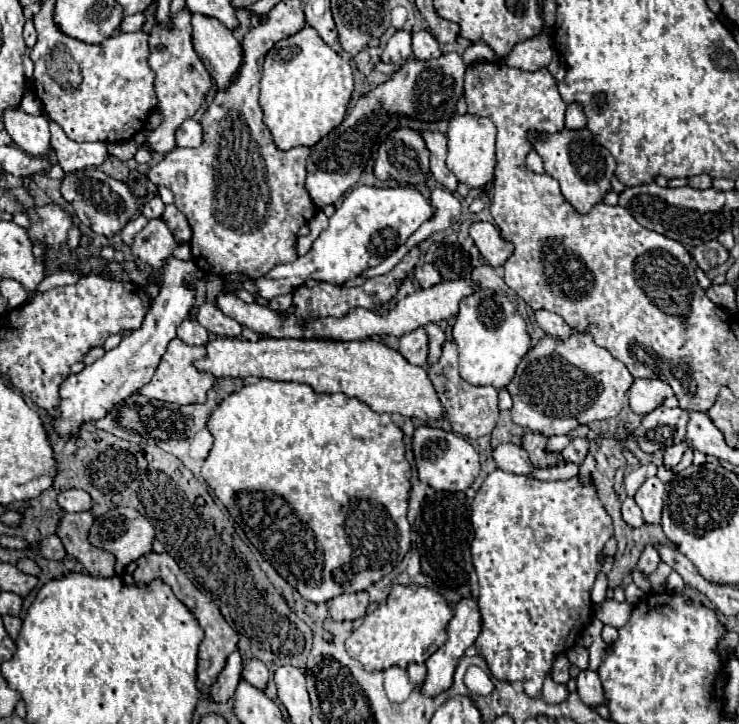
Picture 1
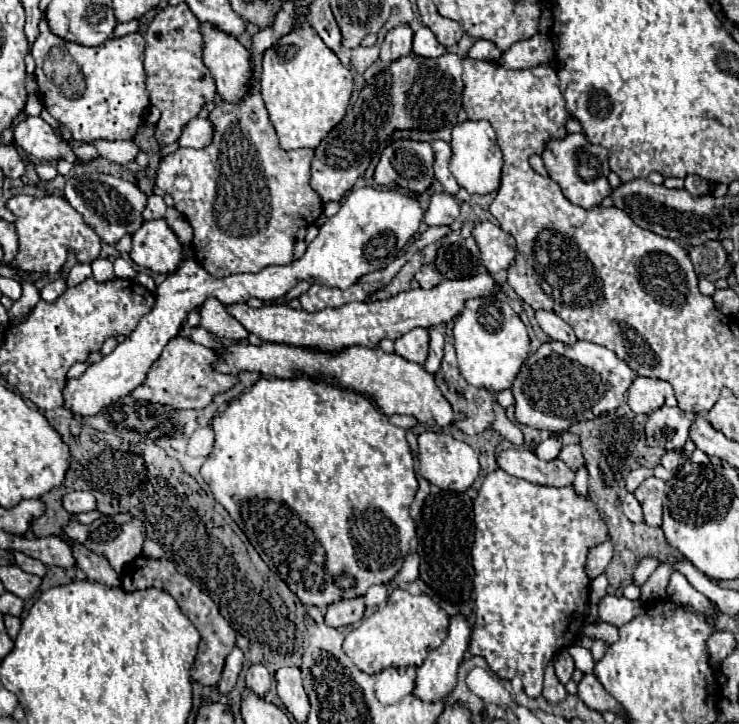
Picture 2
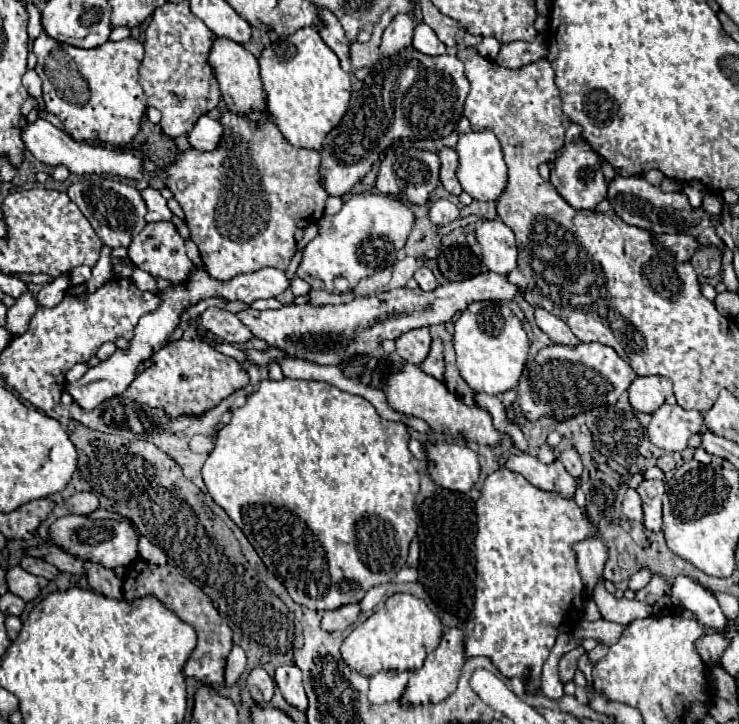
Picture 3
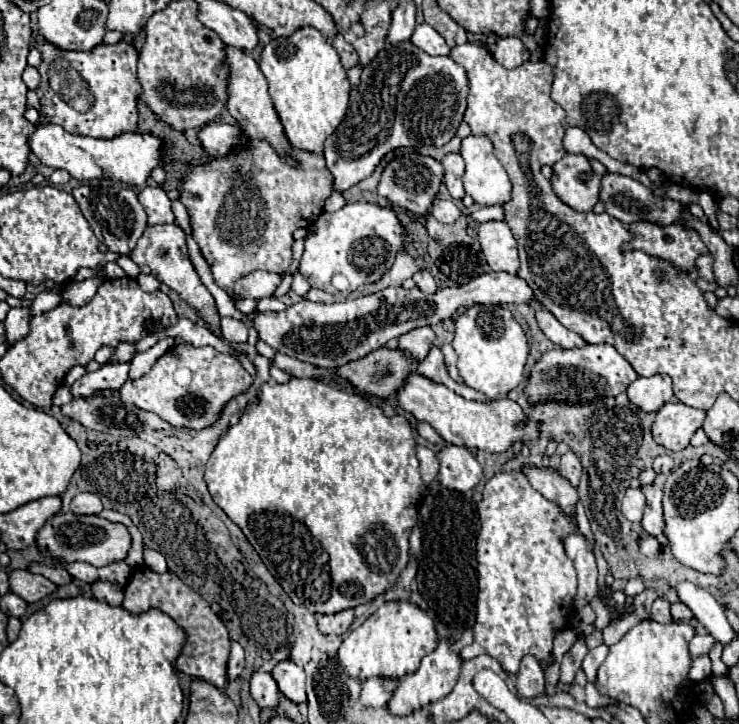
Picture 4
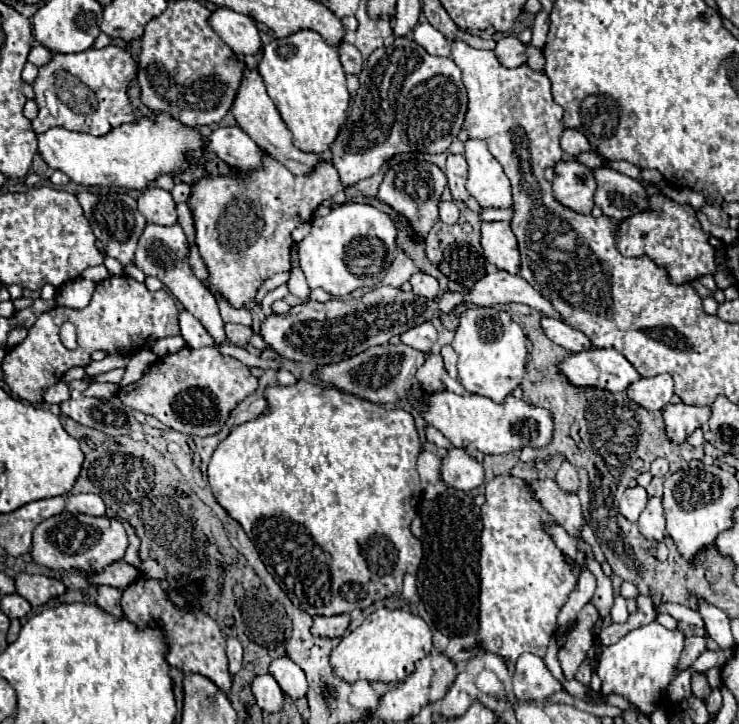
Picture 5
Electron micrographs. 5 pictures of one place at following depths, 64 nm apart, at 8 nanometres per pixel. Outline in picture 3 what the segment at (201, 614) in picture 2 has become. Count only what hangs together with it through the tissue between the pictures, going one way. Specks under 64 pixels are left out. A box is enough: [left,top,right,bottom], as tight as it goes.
[124,558,232,686]

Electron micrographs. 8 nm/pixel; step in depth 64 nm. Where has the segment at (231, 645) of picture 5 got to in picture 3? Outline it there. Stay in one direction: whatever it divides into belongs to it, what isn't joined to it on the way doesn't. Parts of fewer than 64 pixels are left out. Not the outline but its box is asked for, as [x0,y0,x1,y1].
[226,644,246,686]

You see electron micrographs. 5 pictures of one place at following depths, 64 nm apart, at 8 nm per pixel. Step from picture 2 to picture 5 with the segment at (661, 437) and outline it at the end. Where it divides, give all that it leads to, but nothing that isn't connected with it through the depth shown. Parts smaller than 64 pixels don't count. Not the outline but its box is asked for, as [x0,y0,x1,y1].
[664,402,710,442]

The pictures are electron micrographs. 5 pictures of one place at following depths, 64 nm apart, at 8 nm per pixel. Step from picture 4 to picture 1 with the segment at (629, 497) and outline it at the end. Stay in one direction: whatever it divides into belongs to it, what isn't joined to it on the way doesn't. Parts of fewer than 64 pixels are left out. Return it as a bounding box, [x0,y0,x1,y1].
[622,498,644,528]

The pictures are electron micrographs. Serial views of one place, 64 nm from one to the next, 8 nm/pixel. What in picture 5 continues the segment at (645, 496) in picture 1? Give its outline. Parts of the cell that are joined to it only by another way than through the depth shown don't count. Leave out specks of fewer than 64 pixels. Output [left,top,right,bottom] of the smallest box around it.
[638,498,666,542]

